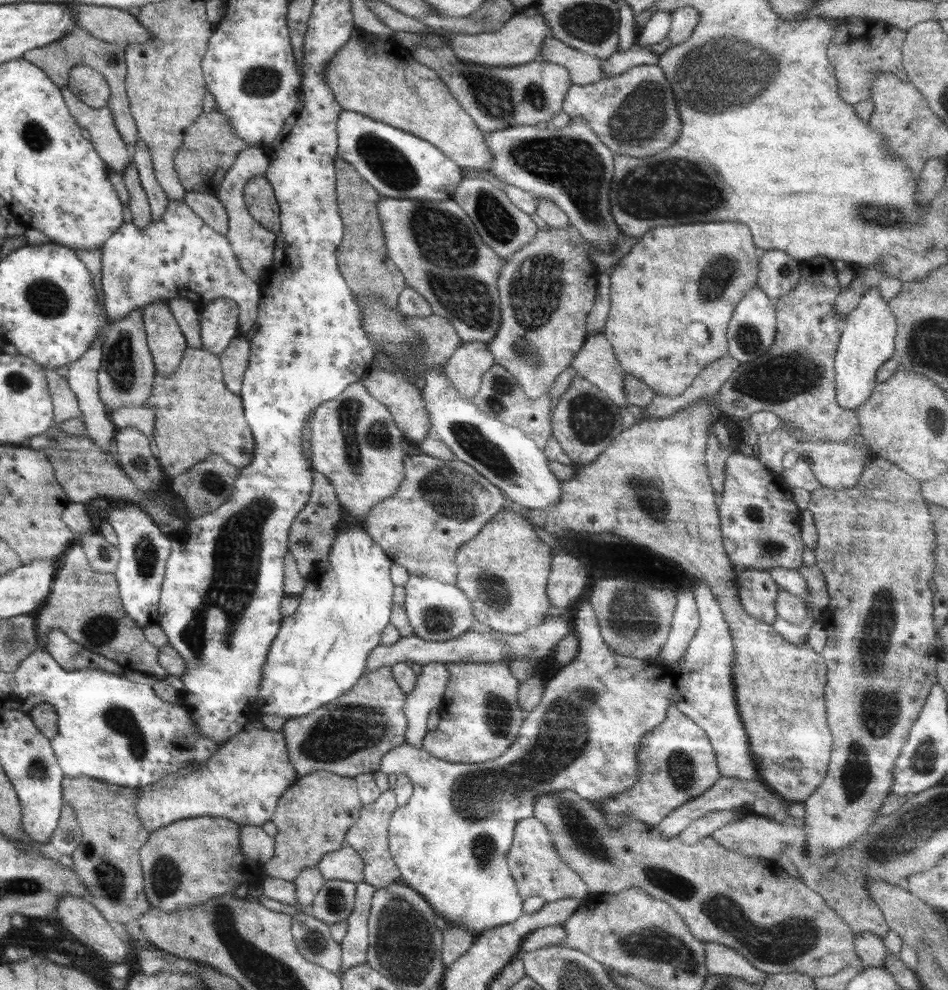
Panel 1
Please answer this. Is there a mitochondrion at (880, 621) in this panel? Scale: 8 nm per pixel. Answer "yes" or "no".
yes

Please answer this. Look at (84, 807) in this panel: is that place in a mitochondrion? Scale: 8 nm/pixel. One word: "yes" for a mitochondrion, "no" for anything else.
no

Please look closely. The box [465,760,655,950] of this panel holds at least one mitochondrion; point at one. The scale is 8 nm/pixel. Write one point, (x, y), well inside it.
(584, 838)

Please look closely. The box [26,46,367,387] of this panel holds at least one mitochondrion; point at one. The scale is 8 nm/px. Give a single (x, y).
(260, 81)

